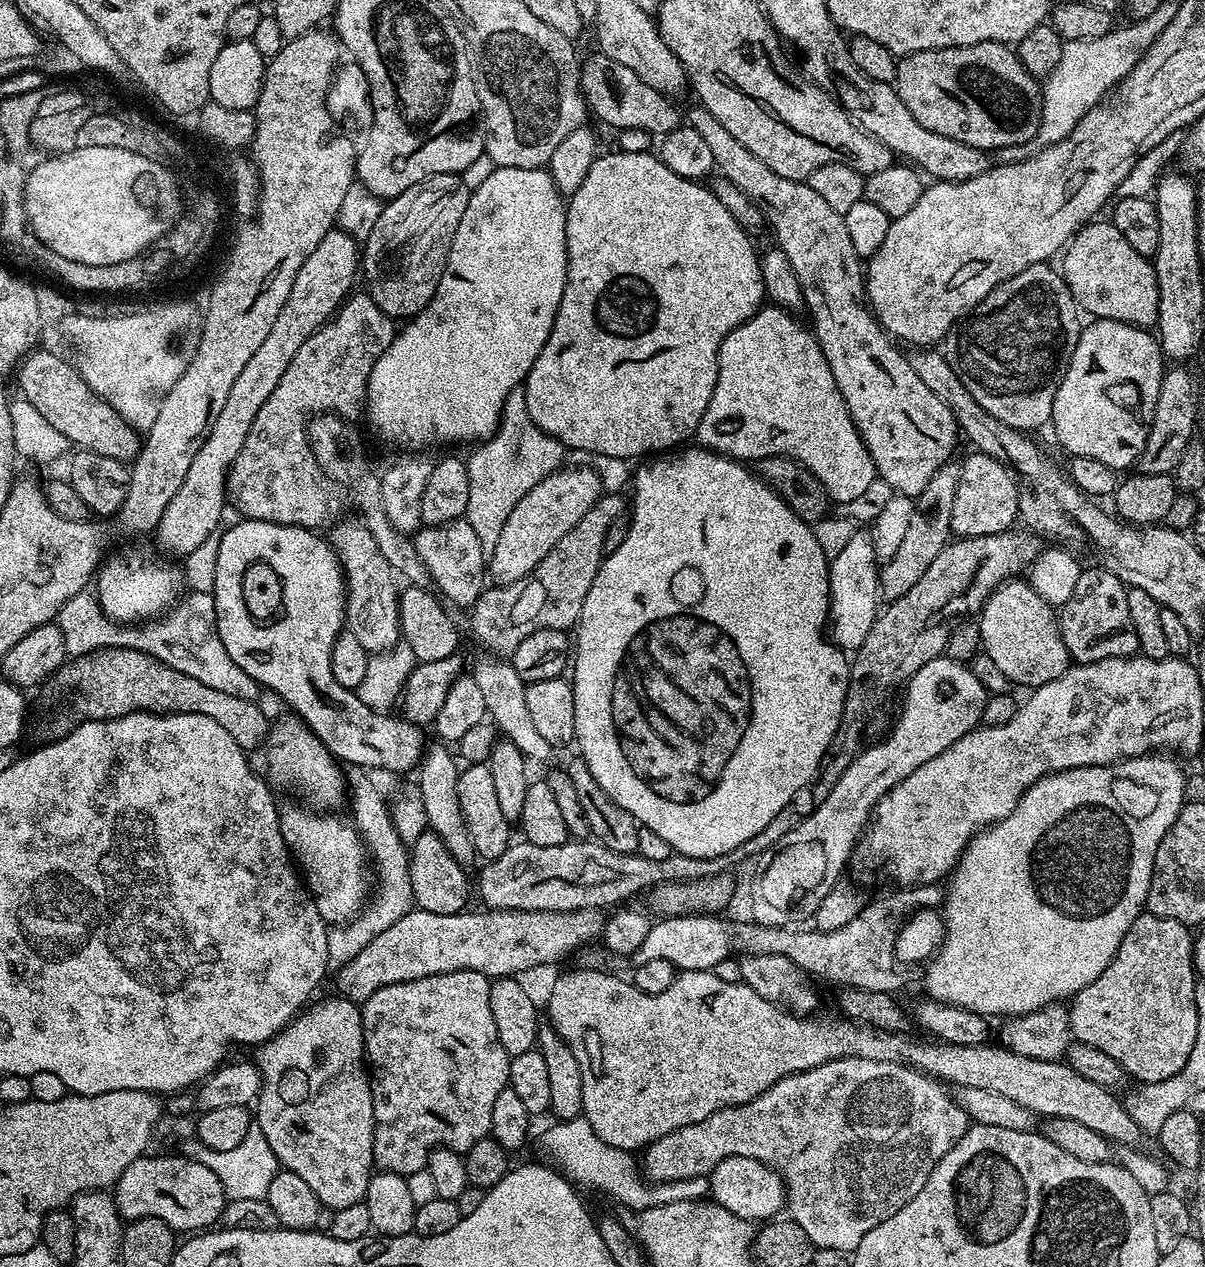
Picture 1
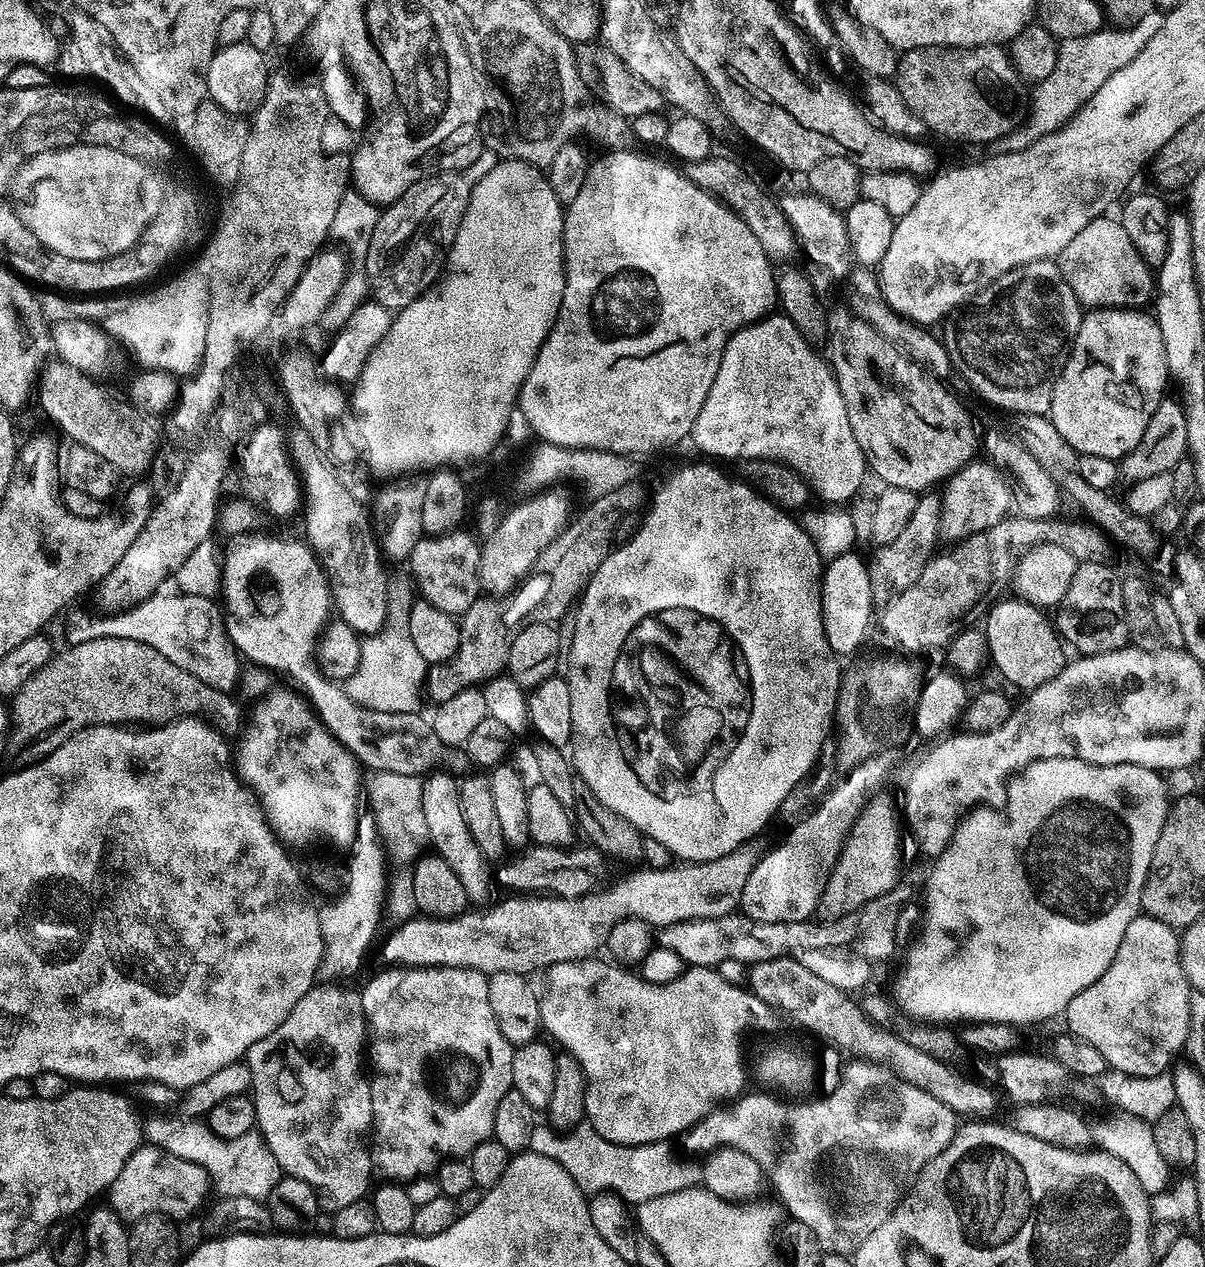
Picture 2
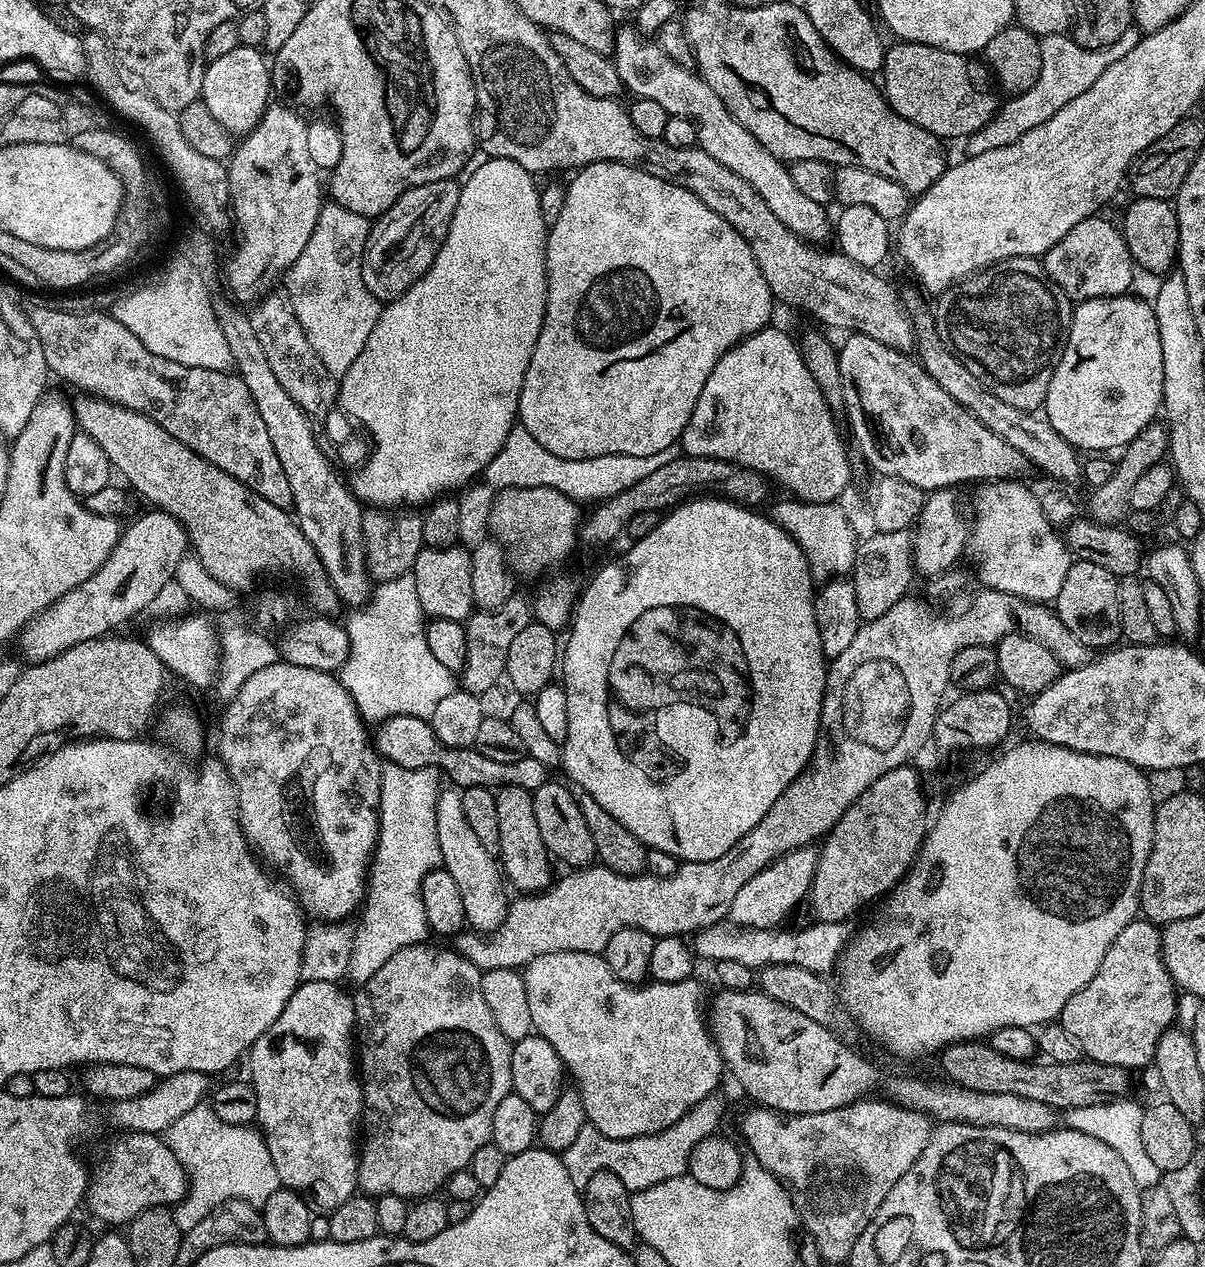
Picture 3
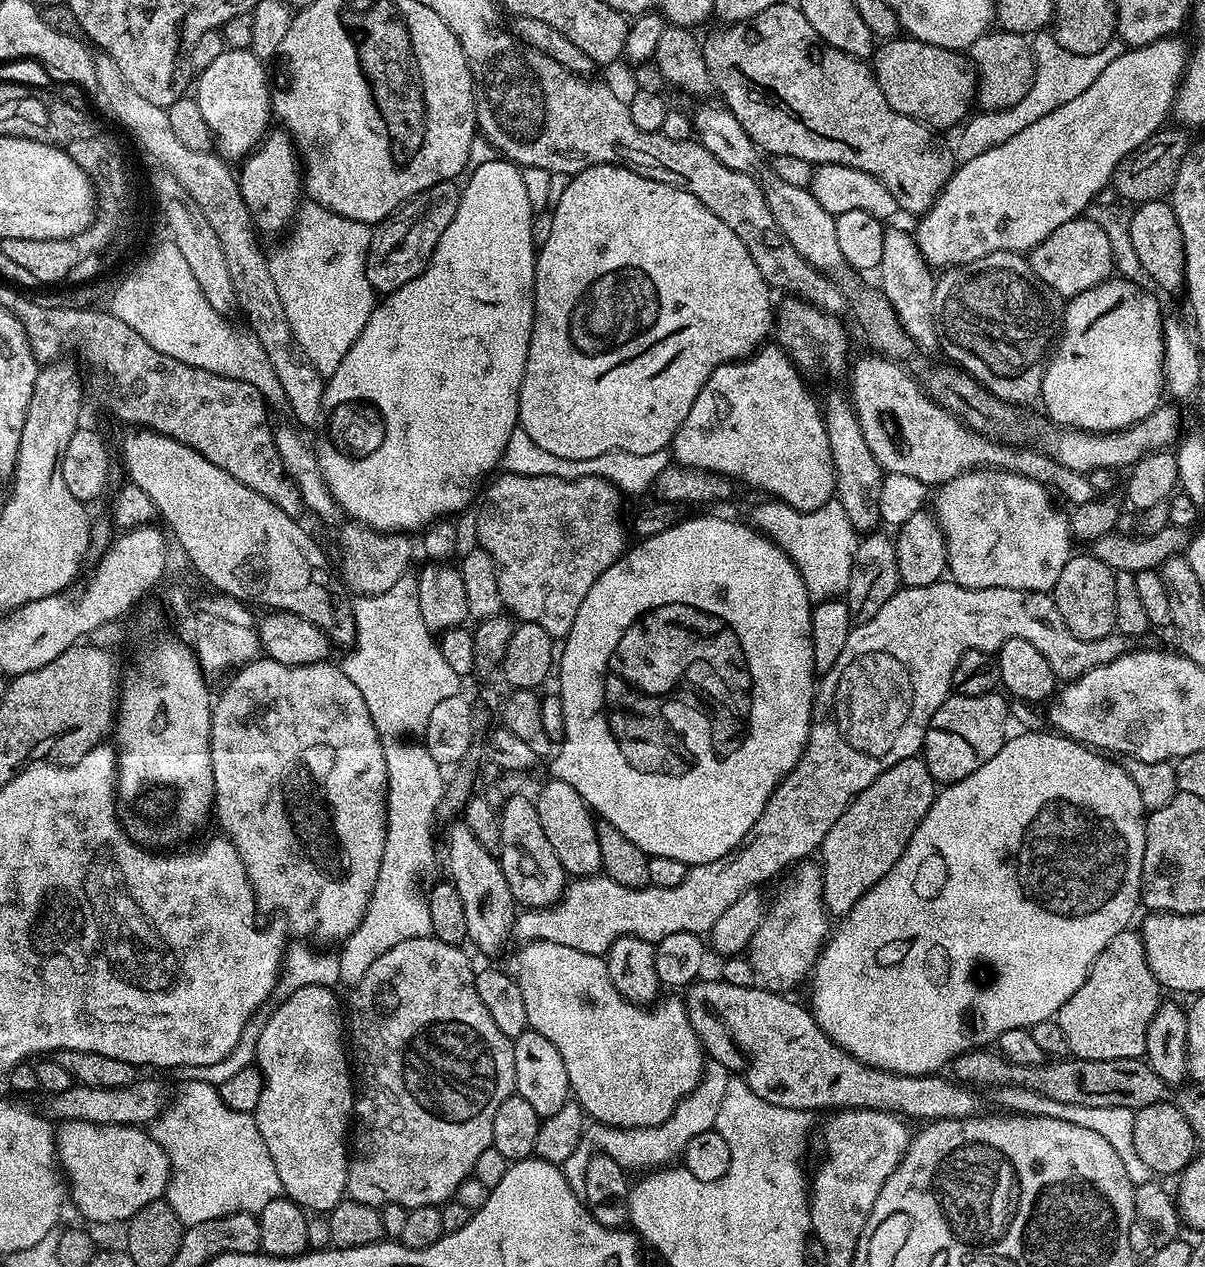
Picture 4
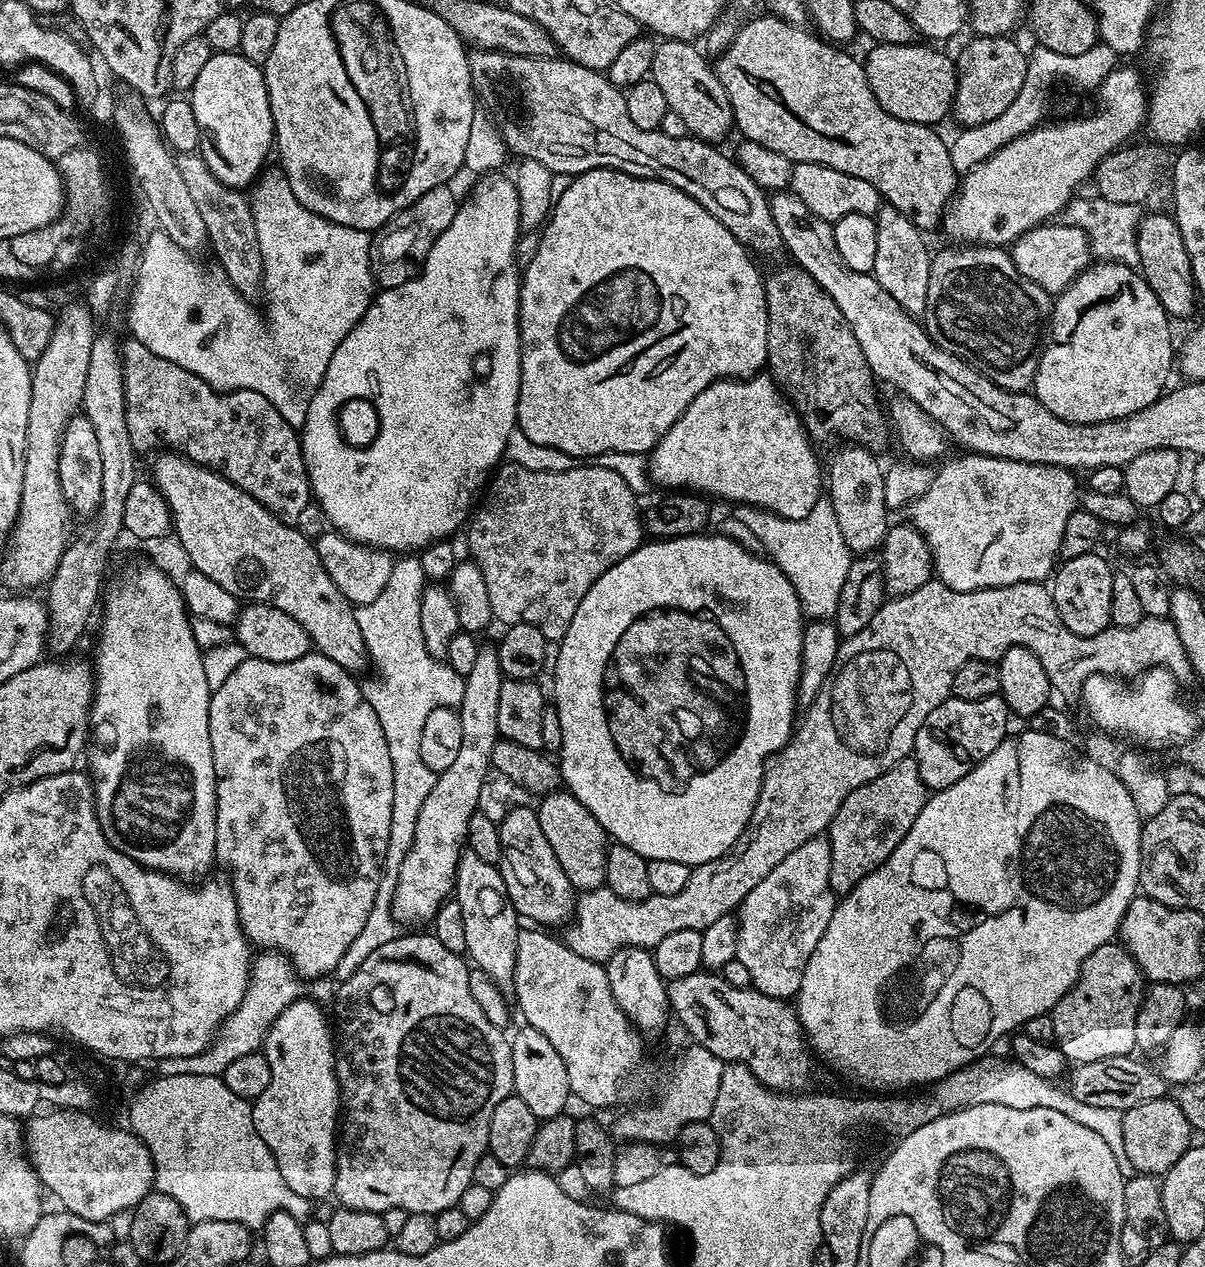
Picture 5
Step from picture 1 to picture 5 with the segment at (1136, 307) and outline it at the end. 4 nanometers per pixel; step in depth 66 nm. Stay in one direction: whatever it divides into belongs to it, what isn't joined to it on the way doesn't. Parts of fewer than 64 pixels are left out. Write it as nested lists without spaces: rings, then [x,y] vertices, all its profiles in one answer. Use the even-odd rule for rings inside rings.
[[[1045,222],[1022,234],[1010,245],[1010,255],[1018,274],[1038,282],[1049,294],[1064,292],[1093,263],[1094,244],[1076,222]]]

